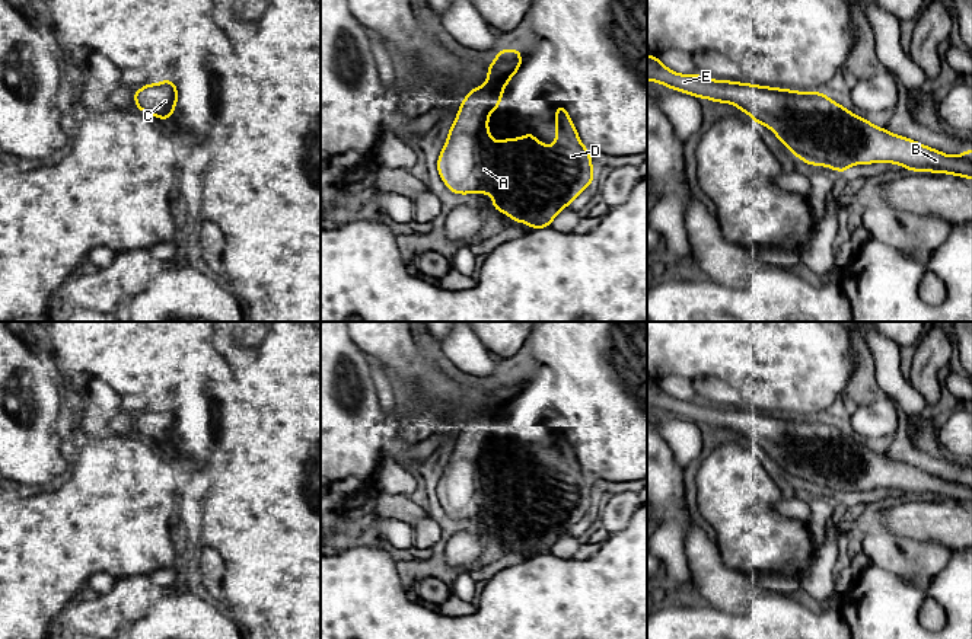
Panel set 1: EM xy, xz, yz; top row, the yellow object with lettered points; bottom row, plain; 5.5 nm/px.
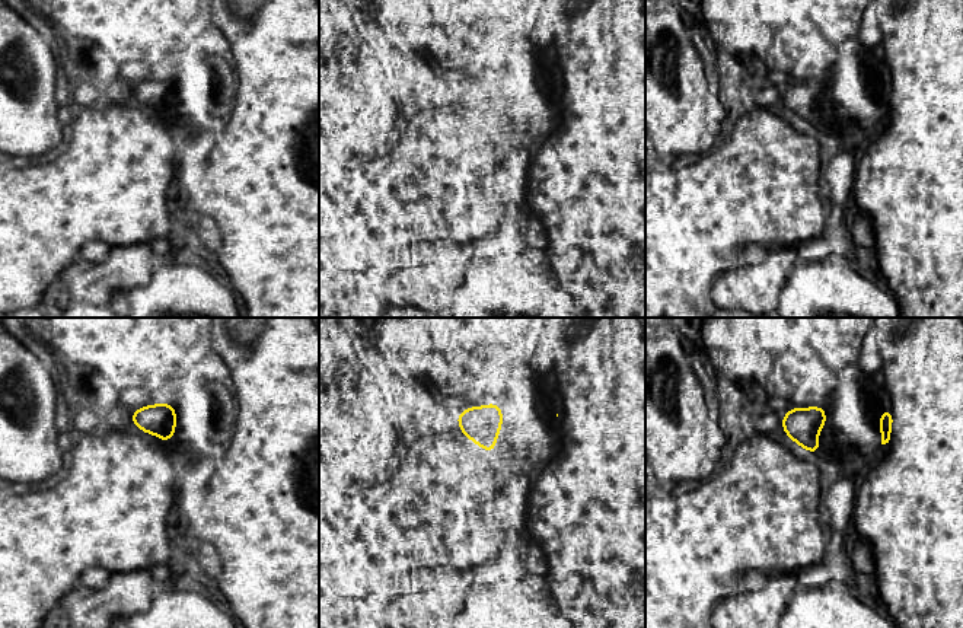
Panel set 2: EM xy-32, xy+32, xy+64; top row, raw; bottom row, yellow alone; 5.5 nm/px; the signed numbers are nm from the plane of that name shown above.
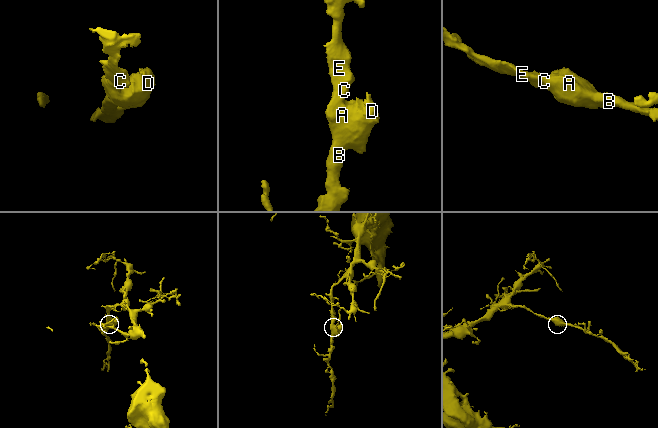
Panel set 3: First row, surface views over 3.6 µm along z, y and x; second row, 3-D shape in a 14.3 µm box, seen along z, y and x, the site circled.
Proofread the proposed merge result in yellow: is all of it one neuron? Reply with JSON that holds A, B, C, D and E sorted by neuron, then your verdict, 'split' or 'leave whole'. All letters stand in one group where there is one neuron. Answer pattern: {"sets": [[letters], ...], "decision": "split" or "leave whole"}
{"sets": [["A", "B", "C", "D", "E"]], "decision": "leave whole"}

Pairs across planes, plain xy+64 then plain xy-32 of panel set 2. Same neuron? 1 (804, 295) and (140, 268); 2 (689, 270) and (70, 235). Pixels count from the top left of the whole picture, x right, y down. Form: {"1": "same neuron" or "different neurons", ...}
{"1": "different neurons", "2": "same neuron"}

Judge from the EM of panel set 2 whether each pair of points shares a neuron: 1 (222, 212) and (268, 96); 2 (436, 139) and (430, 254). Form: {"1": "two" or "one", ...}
{"1": "one", "2": "two"}

